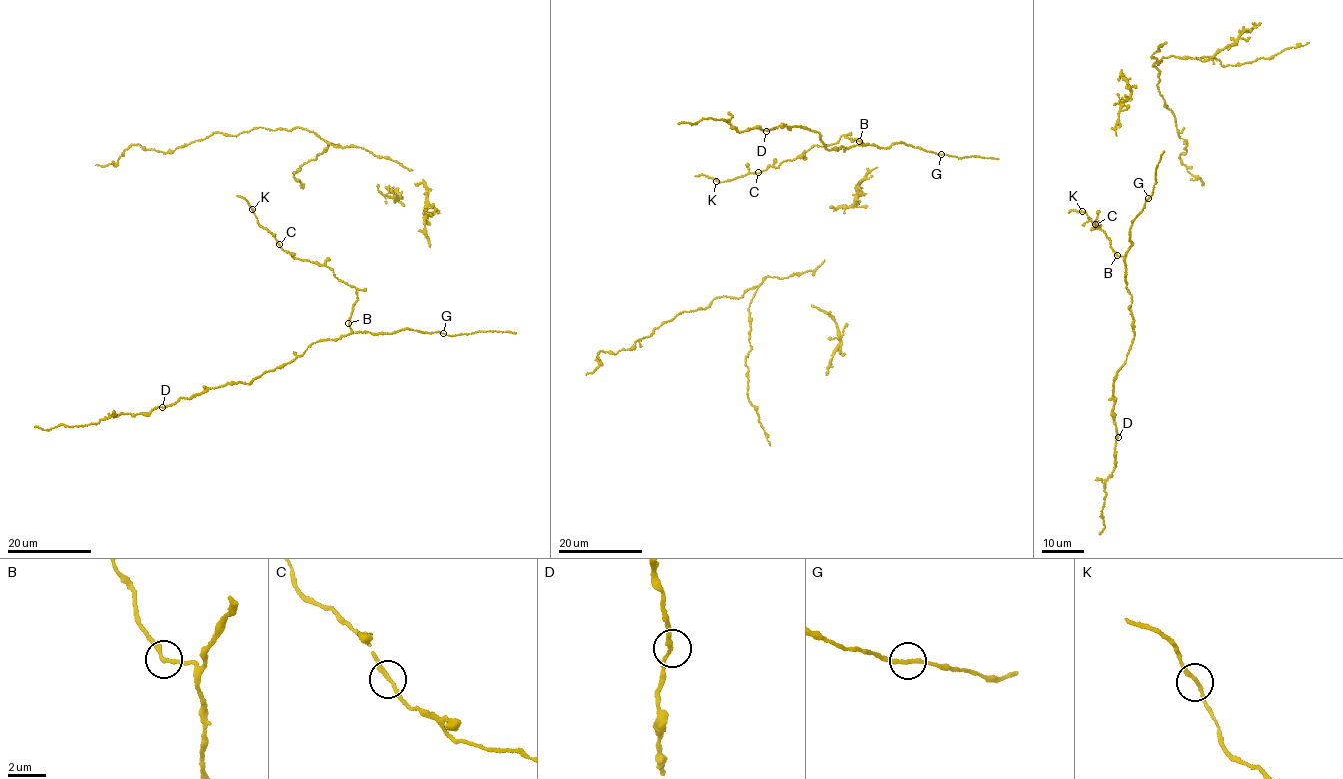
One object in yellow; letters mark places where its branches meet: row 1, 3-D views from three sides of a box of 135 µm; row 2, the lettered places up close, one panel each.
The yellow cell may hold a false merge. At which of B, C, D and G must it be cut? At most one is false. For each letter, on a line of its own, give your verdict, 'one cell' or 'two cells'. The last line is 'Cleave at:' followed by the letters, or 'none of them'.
B: one cell
C: one cell
D: one cell
G: one cell
Cleave at: none of them

